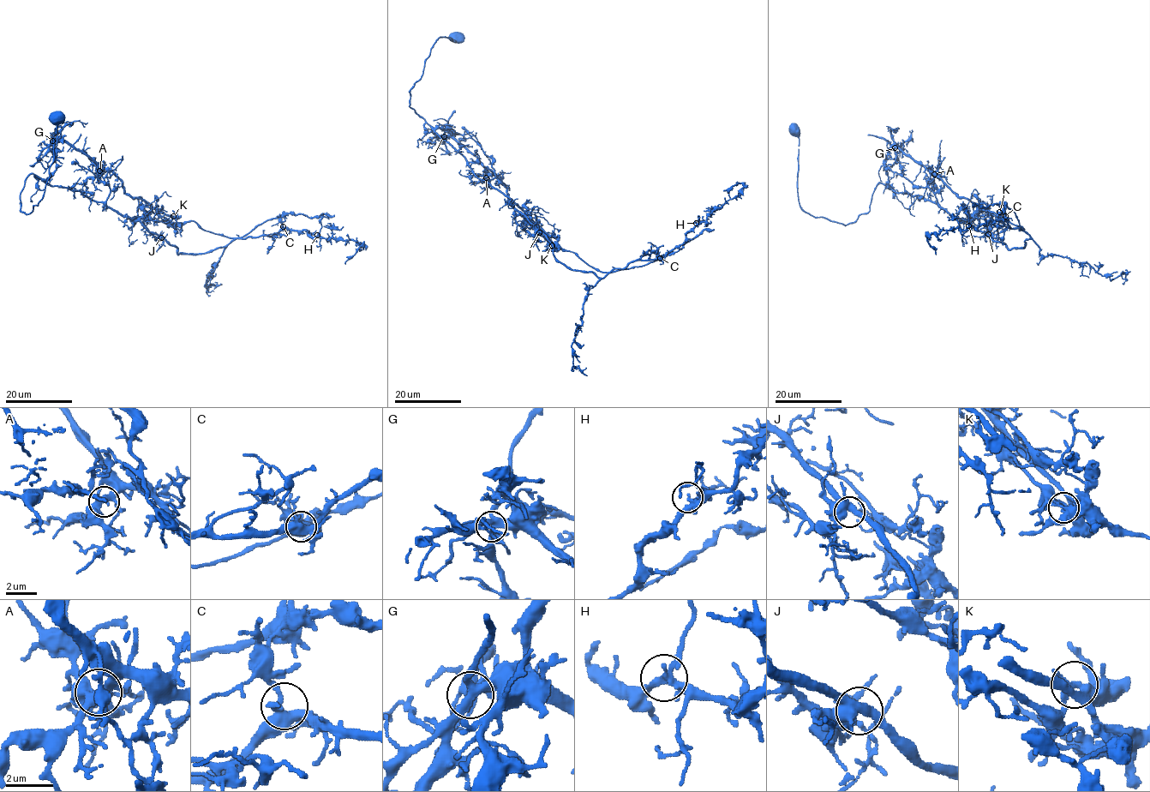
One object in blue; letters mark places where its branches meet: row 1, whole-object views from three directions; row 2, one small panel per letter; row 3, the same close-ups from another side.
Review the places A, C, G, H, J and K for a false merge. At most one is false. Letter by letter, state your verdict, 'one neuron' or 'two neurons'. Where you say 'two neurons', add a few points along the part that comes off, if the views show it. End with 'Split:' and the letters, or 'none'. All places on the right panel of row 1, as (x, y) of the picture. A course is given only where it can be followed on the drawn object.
A: one neuron
C: one neuron
G: one neuron
H: one neuron
J: one neuron
K: two neurons; course (999, 212), (982, 210), (970, 200), (960, 198), (935, 174), (896, 148), (891, 148), (879, 170), (882, 182)
Split: K

